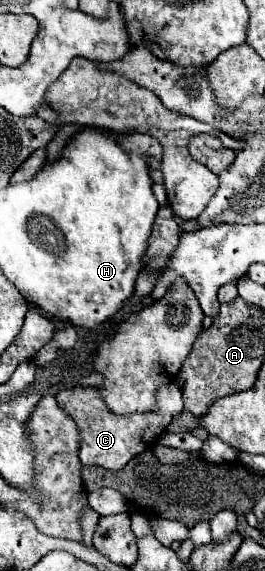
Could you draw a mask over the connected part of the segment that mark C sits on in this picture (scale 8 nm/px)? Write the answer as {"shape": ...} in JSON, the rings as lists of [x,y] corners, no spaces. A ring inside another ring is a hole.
{"shape":[[[170,384],[166,388],[160,388],[156,392],[158,410],[146,412],[146,414],[130,414],[130,416],[116,416],[112,414],[106,404],[100,398],[100,392],[96,388],[74,388],[72,392],[60,392],[56,394],[58,406],[76,422],[78,432],[82,432],[80,438],[80,460],[82,464],[96,464],[106,470],[120,470],[126,466],[136,454],[146,450],[172,422],[176,414],[184,410],[182,406],[182,392],[176,384]]]}

